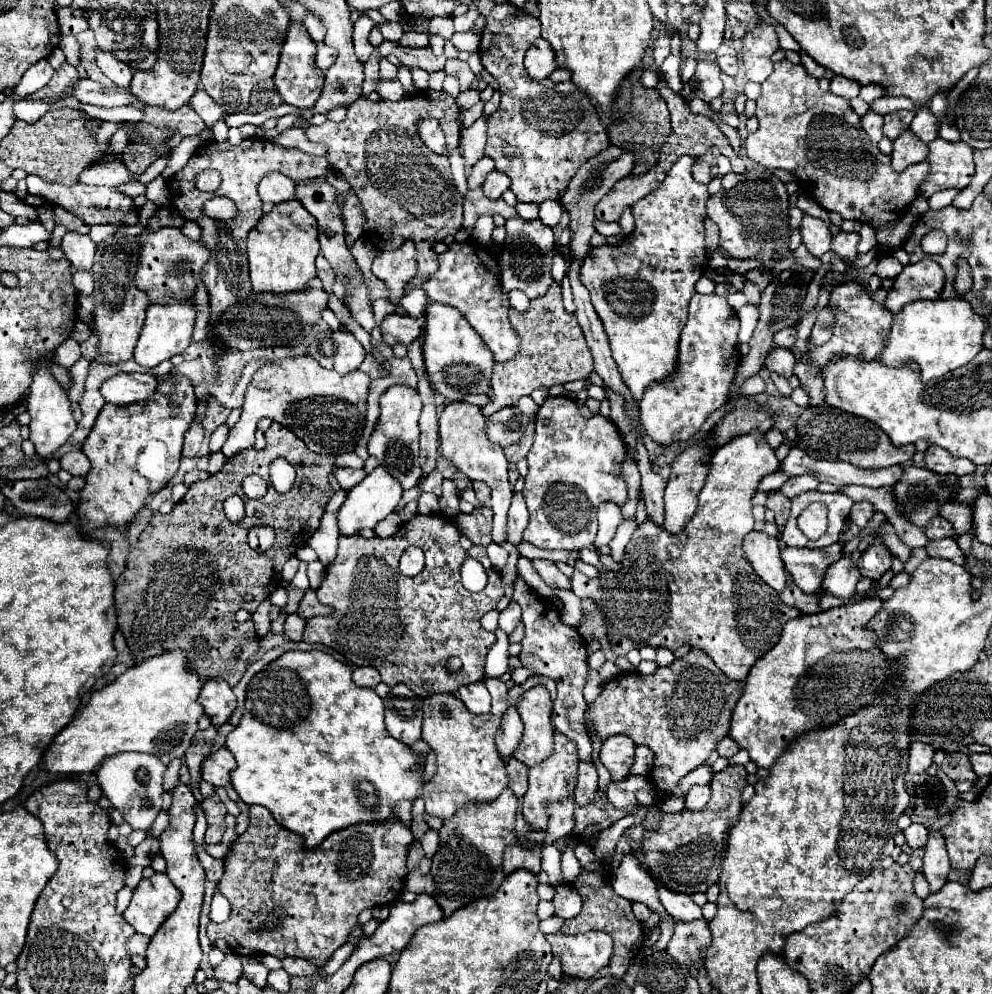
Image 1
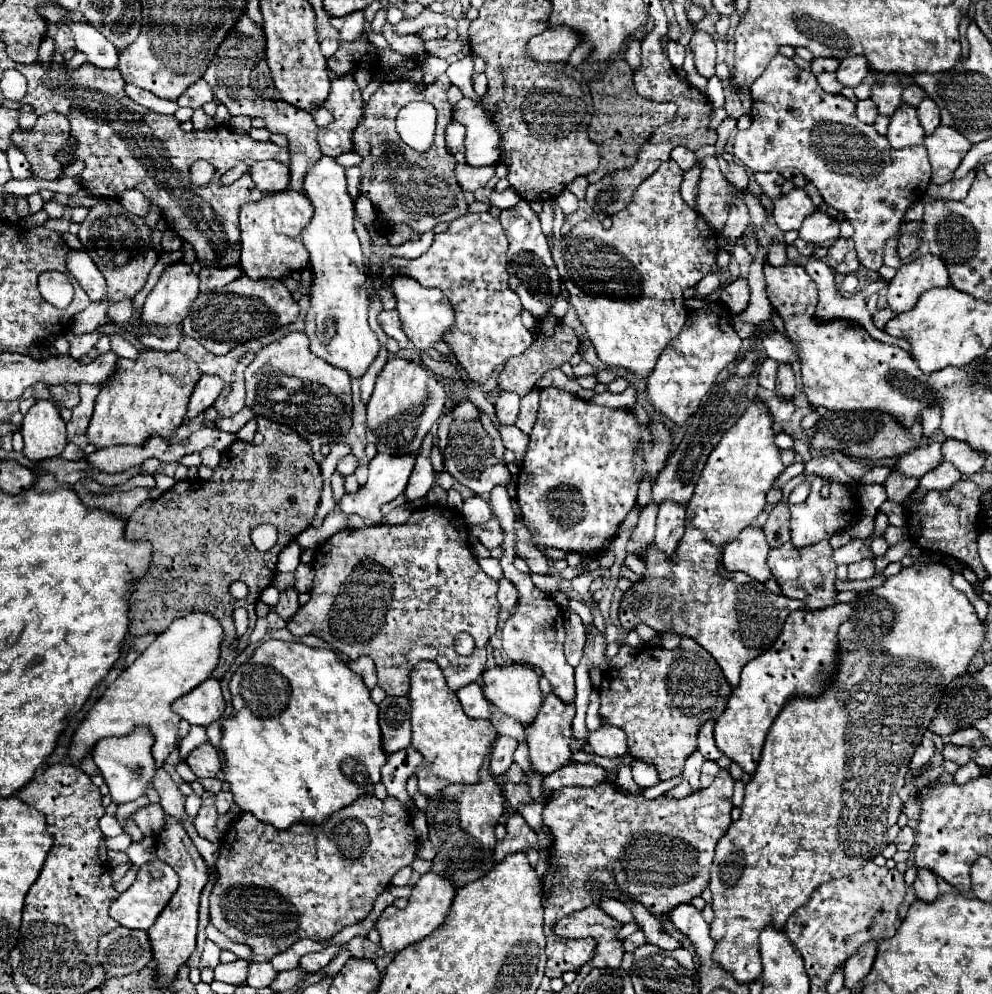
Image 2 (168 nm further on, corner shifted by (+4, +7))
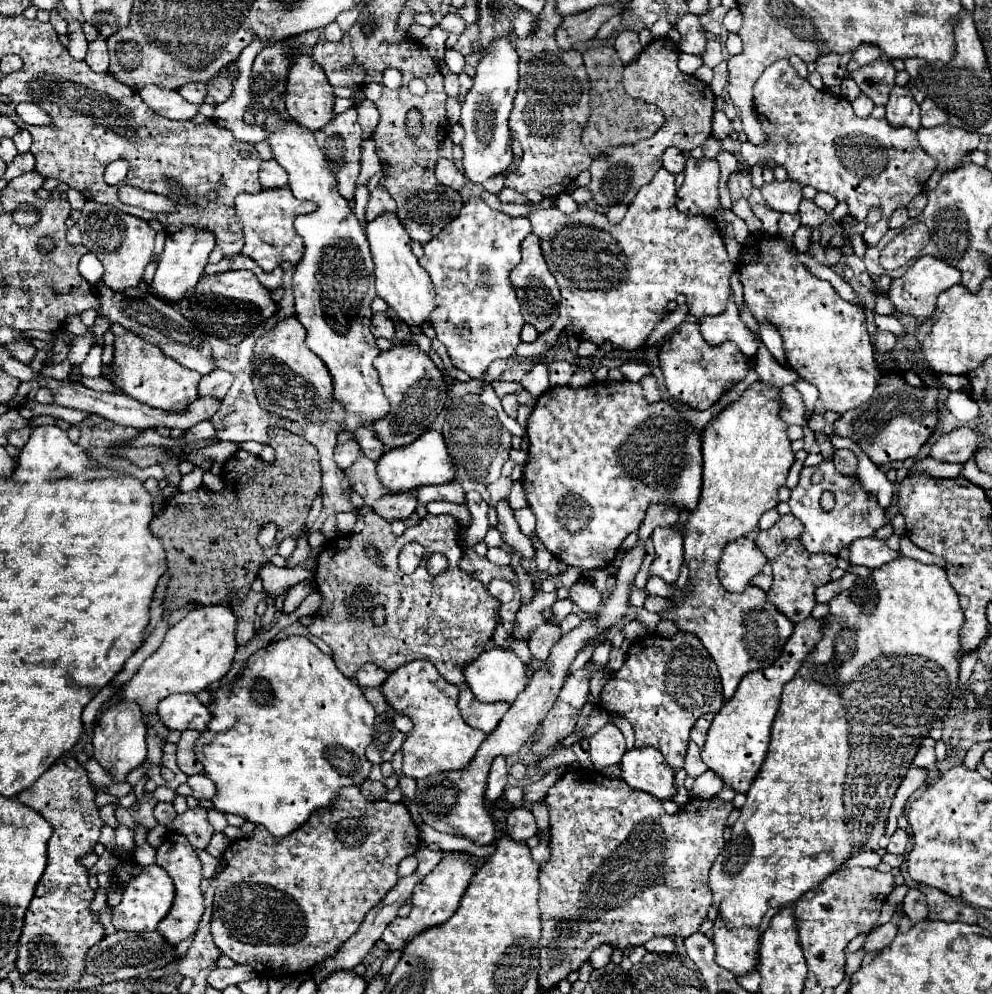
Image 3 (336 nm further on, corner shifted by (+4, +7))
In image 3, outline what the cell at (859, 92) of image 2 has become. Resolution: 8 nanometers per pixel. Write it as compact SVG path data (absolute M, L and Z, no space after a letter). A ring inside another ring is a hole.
M845 78L845 80L841 82L841 94L843 94L847 100L855 100L855 98L859 96L859 86L857 86L857 82L851 80L851 78Z

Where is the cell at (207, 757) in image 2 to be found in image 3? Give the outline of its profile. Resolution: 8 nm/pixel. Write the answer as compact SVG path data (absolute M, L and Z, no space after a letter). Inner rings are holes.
M185 730L181 734L181 740L179 740L179 748L177 748L177 766L187 774L203 774L203 764L197 760L195 756L195 742L199 740L201 732L197 730Z

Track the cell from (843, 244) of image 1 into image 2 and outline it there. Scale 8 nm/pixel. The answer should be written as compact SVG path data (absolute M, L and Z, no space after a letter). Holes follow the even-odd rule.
M817 210L813 212L813 216L805 218L805 224L799 230L799 238L813 244L825 244L827 240L839 238L839 222Z

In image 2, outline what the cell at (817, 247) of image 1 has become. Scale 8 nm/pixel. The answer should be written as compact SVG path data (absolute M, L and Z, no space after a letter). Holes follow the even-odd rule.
M793 188L791 192L781 194L781 198L777 198L773 204L775 204L773 218L783 232L799 230L805 216L815 212L813 202L803 188Z

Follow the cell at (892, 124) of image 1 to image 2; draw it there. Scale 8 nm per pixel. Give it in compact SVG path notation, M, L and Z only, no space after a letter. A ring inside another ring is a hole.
M875 72L875 84L871 86L871 100L877 104L879 114L891 116L901 104L901 76L899 74L879 74Z

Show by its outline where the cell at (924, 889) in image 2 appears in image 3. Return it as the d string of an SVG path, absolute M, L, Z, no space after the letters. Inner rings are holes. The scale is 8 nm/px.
M915 886L909 888L909 892L907 892L905 900L903 900L903 912L905 912L913 922L919 922L919 920L927 918L927 912L929 912L927 900L925 900L925 896L921 894L919 888L915 888Z

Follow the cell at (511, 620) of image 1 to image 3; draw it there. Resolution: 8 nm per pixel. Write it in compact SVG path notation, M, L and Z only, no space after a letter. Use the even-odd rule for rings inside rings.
M495 578L495 580L491 580L489 582L489 592L499 600L499 602L511 602L513 600L513 586L511 586L511 582L507 582L507 580L501 580L501 578Z

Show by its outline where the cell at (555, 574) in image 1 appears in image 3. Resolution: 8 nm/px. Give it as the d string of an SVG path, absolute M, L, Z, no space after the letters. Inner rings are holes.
M501 502L497 506L497 516L499 516L499 532L503 534L503 540L525 560L535 562L535 548L531 544L531 540L519 530L515 518L513 518L513 510L509 508L507 502Z

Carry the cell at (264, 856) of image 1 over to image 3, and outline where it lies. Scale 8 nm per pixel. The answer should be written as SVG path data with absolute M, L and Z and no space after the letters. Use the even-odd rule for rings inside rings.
M345 788L345 794L351 794L351 796L343 796L341 792L341 800L337 800L337 806L335 808L323 808L323 810L317 810L309 816L307 820L307 826L303 826L301 830L285 836L285 838L275 838L269 830L265 830L263 826L255 826L253 830L253 836L249 838L239 838L235 842L231 842L231 846L225 850L223 854L223 860L225 860L225 866L223 870L215 876L217 880L217 888L215 888L215 896L213 896L213 918L211 918L211 934L213 934L213 940L215 944L219 946L219 950L223 954L227 954L231 960L239 962L239 964L249 964L253 966L253 970L263 976L263 978L283 978L283 976L289 976L289 974L301 974L301 972L309 972L319 960L323 960L325 956L333 954L337 950L339 944L343 944L349 936L353 936L359 928L359 924L363 922L365 914L389 892L389 888L393 888L393 884L397 882L399 874L397 874L397 868L399 868L399 862L409 856L409 854L415 854L417 848L419 848L419 830L415 826L415 822L411 820L411 814L407 810L405 804L397 802L397 804L391 804L387 800L381 800L381 802L369 802L367 798L359 796L359 788Z

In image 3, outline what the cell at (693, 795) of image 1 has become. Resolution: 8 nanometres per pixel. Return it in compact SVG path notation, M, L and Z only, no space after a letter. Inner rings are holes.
M689 742L687 756L685 756L685 772L687 772L691 778L697 778L697 776L701 776L705 770L707 770L707 766L705 766L705 762L701 760L701 750L697 748L697 744Z

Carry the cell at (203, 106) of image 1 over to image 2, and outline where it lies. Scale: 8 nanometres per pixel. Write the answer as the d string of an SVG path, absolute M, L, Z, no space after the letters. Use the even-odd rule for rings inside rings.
M201 78L201 80L197 80L195 84L191 84L181 96L179 96L179 100L177 100L177 104L179 106L189 106L189 108L201 108L203 104L207 104L207 102L211 102L213 100L213 90L209 88L209 84Z

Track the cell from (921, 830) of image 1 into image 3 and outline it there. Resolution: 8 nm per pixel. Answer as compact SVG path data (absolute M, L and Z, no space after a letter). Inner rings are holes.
M899 830L889 838L889 844L887 844L887 852L893 852L893 854L905 854L907 850L907 842L909 842L909 834L905 830Z

